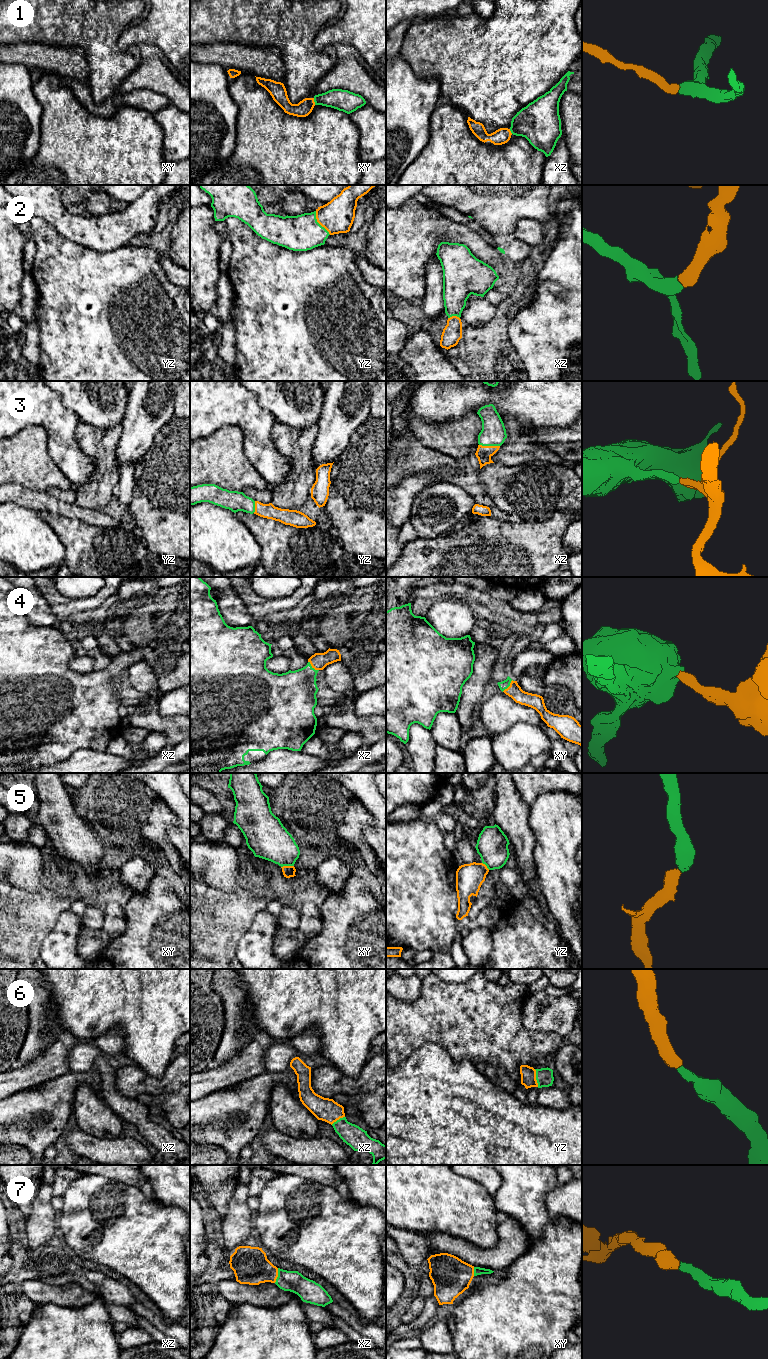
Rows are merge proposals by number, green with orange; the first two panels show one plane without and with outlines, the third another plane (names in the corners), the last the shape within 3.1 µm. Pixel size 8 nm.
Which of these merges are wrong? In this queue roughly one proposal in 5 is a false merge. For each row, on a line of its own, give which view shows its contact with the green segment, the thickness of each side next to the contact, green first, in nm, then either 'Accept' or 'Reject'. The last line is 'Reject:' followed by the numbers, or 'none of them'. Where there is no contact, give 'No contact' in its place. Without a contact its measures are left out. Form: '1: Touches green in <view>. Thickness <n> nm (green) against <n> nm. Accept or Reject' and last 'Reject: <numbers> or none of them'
1: Touches green in xy. Thickness 180 nm (green) against 120 nm. Accept
2: Touches green in yz. Thickness 280 nm (green) against 260 nm. Accept
3: Touches green in xz. Thickness 200 nm (green) against 120 nm. Accept
4: Touches green in xz. Thickness 360 nm (green) against 140 nm. Accept
5: Touches green in xy. Thickness 320 nm (green) against 100 nm. Accept
6: Touches green in yz. Thickness 140 nm (green) against 130 nm. Accept
7: Touches green in xz. Thickness 170 nm (green) against 280 nm. Accept
Reject: none of them

